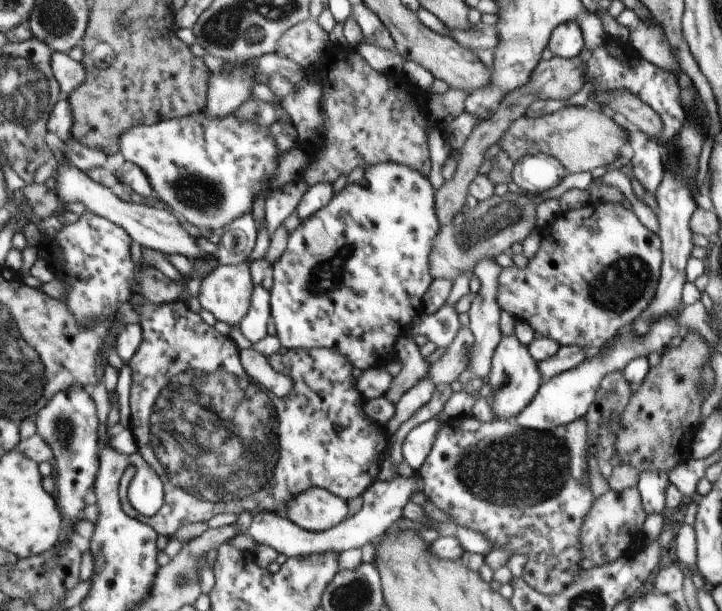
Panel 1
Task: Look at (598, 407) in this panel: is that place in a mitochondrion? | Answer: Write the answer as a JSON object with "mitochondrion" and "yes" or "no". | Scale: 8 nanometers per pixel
{"mitochondrion":"no"}

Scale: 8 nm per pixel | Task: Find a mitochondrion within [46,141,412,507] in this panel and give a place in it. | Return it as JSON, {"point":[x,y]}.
{"point":[200,193]}

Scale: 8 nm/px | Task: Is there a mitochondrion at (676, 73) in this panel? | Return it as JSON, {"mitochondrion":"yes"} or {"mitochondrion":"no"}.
{"mitochondrion":"no"}

